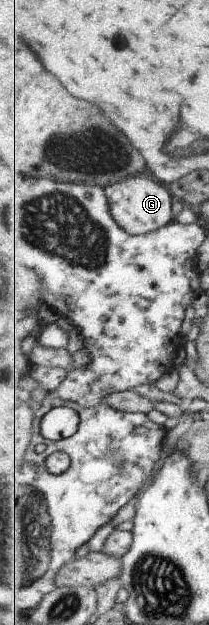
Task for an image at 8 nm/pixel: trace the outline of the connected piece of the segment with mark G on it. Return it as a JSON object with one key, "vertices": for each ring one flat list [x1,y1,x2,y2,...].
{"vertices":[[150,173,130,177,130,179,109,186,106,190,117,223,120,223,121,227,129,231,131,235,146,236,152,231,168,226,175,220,173,205,177,197,172,194,170,187,162,184]]}

